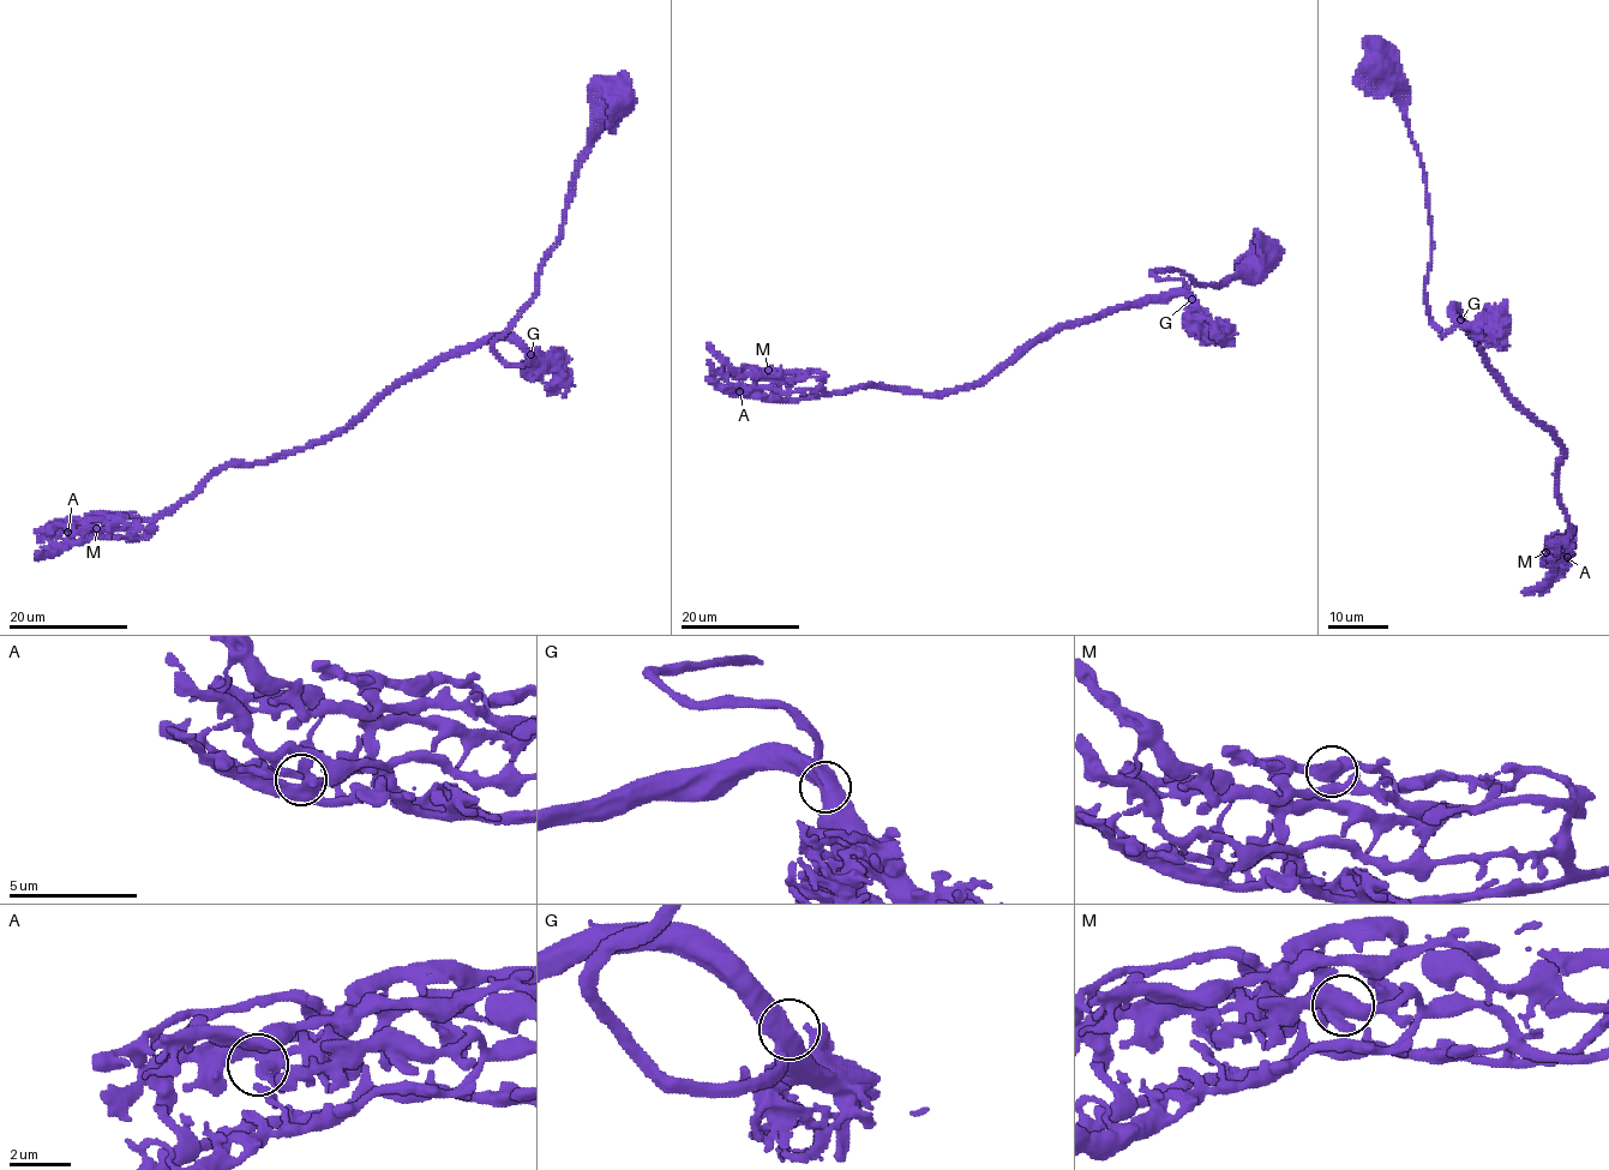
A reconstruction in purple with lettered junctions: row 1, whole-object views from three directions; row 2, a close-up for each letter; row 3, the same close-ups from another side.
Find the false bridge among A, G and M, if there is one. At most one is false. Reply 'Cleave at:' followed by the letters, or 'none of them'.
Cleave at: none of them

